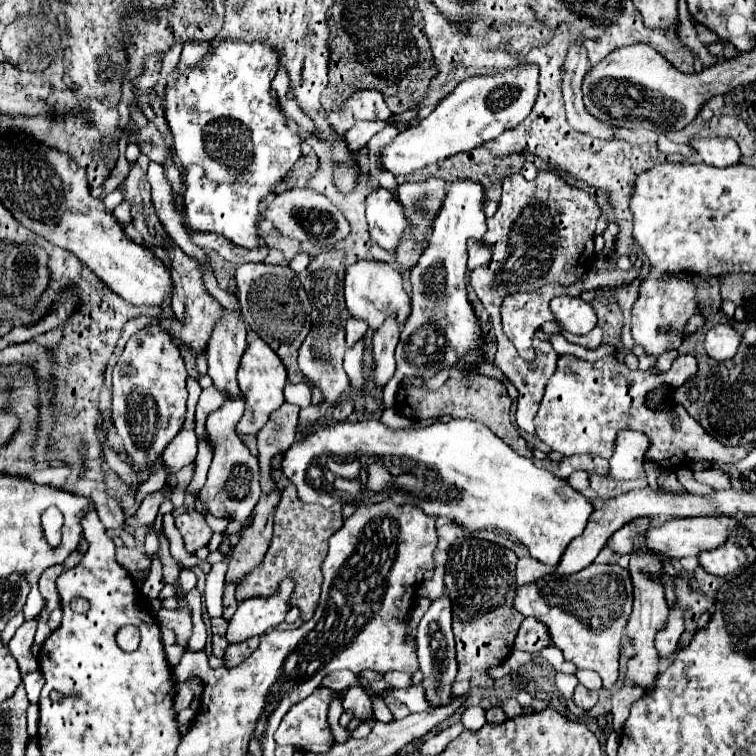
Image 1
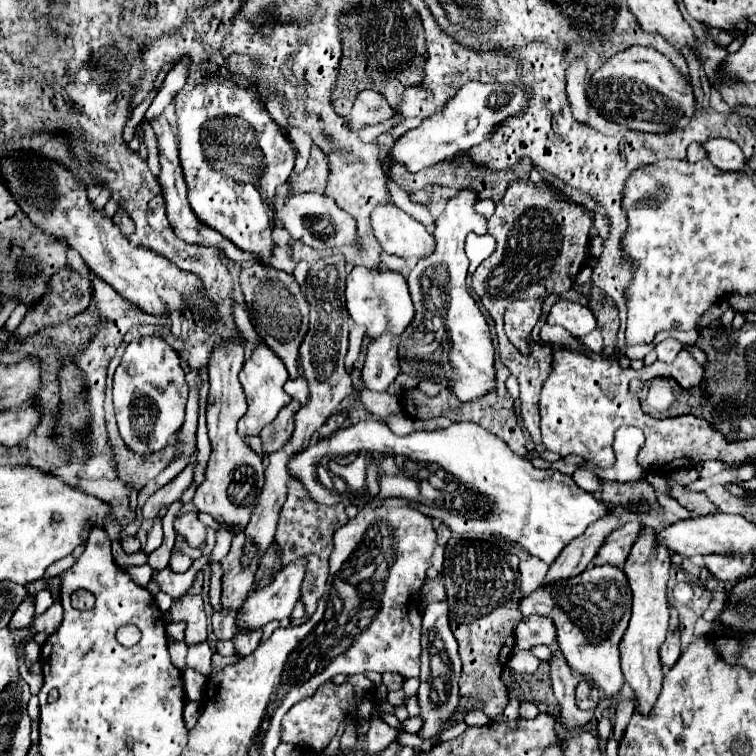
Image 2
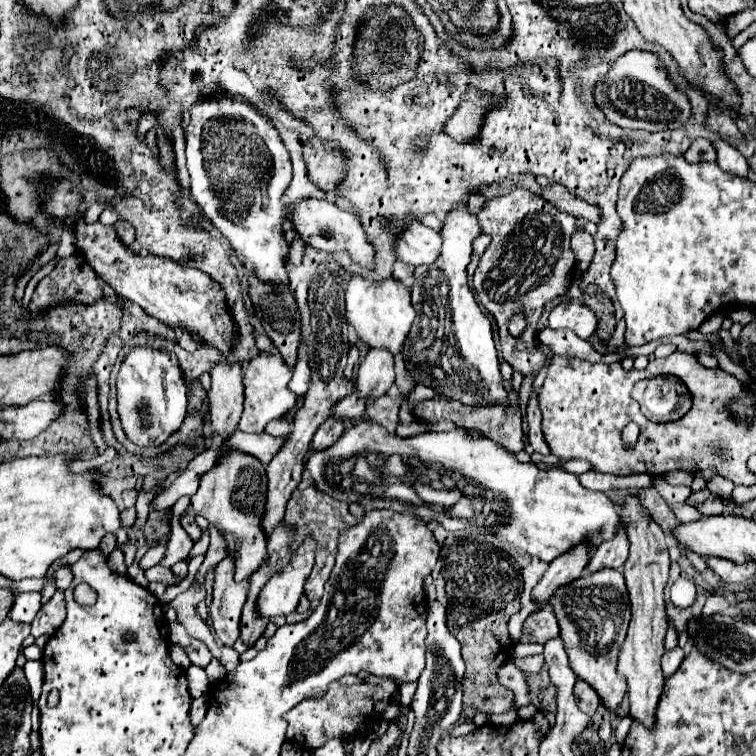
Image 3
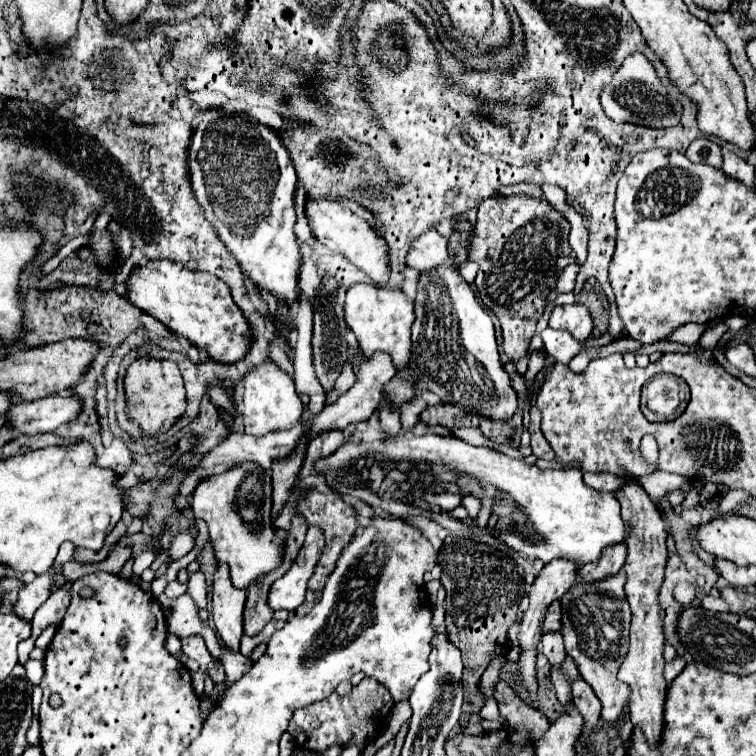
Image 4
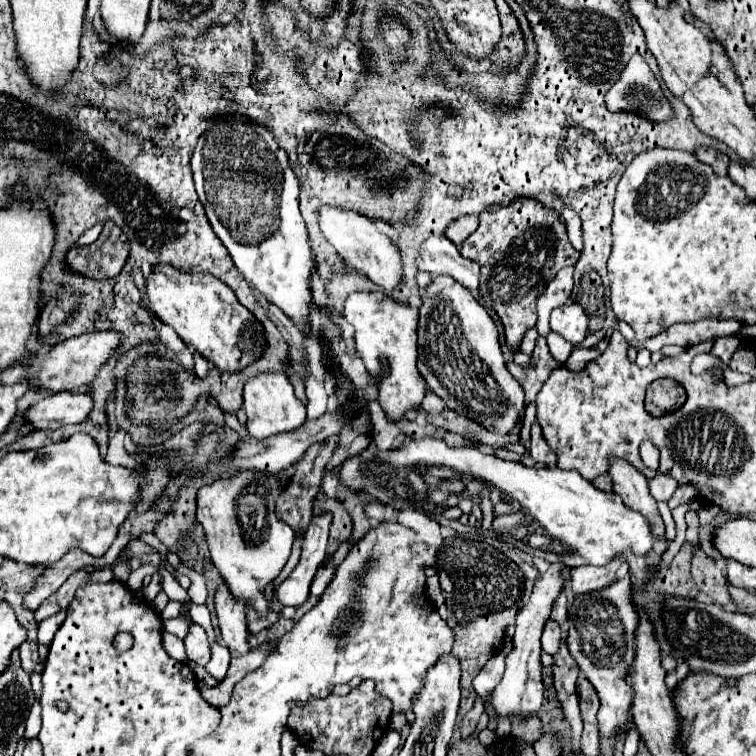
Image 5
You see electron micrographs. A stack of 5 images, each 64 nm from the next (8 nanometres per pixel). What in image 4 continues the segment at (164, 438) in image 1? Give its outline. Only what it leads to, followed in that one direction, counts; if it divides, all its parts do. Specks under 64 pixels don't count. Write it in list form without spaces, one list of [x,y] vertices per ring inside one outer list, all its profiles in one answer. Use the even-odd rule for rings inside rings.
[[[136,360],[130,364],[126,372],[126,392],[128,392],[128,414],[142,426],[144,434],[162,434],[166,432],[174,420],[184,412],[186,398],[184,398],[184,382],[180,370],[174,362],[168,360]]]

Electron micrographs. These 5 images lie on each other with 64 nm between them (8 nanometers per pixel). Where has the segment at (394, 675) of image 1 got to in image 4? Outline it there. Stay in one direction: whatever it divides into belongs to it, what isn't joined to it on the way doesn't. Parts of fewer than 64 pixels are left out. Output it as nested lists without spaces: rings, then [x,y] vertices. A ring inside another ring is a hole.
[[[364,678],[346,696],[338,696],[334,692],[326,700],[296,710],[290,720],[288,732],[292,734],[296,746],[302,750],[326,752],[330,746],[342,746],[342,748],[358,746],[360,754],[364,754],[366,746],[374,742],[378,734],[384,730],[390,710],[392,710],[392,698],[388,696],[388,690],[376,684],[374,678]]]

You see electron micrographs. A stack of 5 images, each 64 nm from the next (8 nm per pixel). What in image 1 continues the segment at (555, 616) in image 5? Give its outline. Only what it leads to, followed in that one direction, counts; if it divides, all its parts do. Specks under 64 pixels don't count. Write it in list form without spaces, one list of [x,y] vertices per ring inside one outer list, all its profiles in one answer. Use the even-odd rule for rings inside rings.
[[[532,616],[524,618],[518,630],[518,636],[514,640],[514,648],[534,654],[544,646],[550,646],[550,632],[546,624],[542,624],[540,620],[534,620]]]

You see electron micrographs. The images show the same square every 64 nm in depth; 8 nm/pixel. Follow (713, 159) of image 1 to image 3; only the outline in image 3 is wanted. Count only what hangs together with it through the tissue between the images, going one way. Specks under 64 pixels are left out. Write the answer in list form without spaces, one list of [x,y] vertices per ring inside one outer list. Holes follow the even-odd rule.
[[[714,140],[714,146],[716,146],[716,152],[718,152],[718,166],[732,174],[732,176],[740,176],[740,178],[748,178],[748,172],[750,172],[750,166],[746,162],[746,158],[736,150],[732,148],[726,140]]]

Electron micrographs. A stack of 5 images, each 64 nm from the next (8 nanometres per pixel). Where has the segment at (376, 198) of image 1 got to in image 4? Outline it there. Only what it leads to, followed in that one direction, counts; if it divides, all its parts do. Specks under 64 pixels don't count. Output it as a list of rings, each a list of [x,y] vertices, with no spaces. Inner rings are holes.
[[[430,230],[412,242],[406,262],[410,268],[416,268],[420,272],[432,272],[434,268],[452,258],[454,256],[448,250],[446,238],[440,236],[436,230]]]

